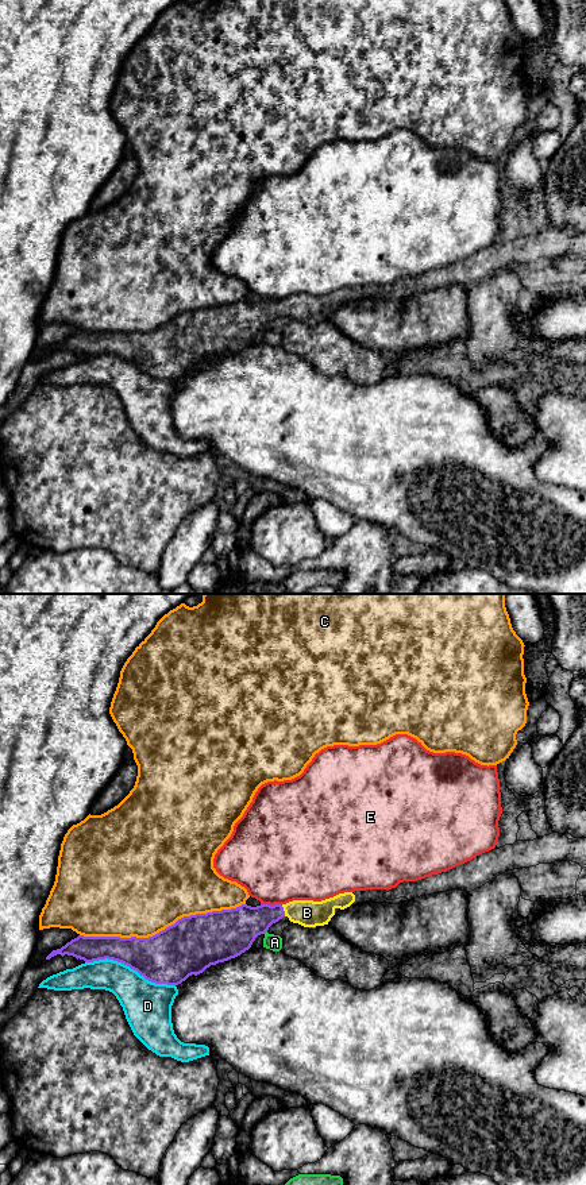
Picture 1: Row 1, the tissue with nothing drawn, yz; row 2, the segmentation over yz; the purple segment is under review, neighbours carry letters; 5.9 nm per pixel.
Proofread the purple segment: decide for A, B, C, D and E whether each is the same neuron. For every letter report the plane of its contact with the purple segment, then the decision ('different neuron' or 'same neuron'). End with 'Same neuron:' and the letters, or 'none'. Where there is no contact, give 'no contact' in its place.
A: yz | different neuron
B: yz | same neuron
C: yz | different neuron
D: yz | different neuron
E: yz | different neuron
Same neuron: B

